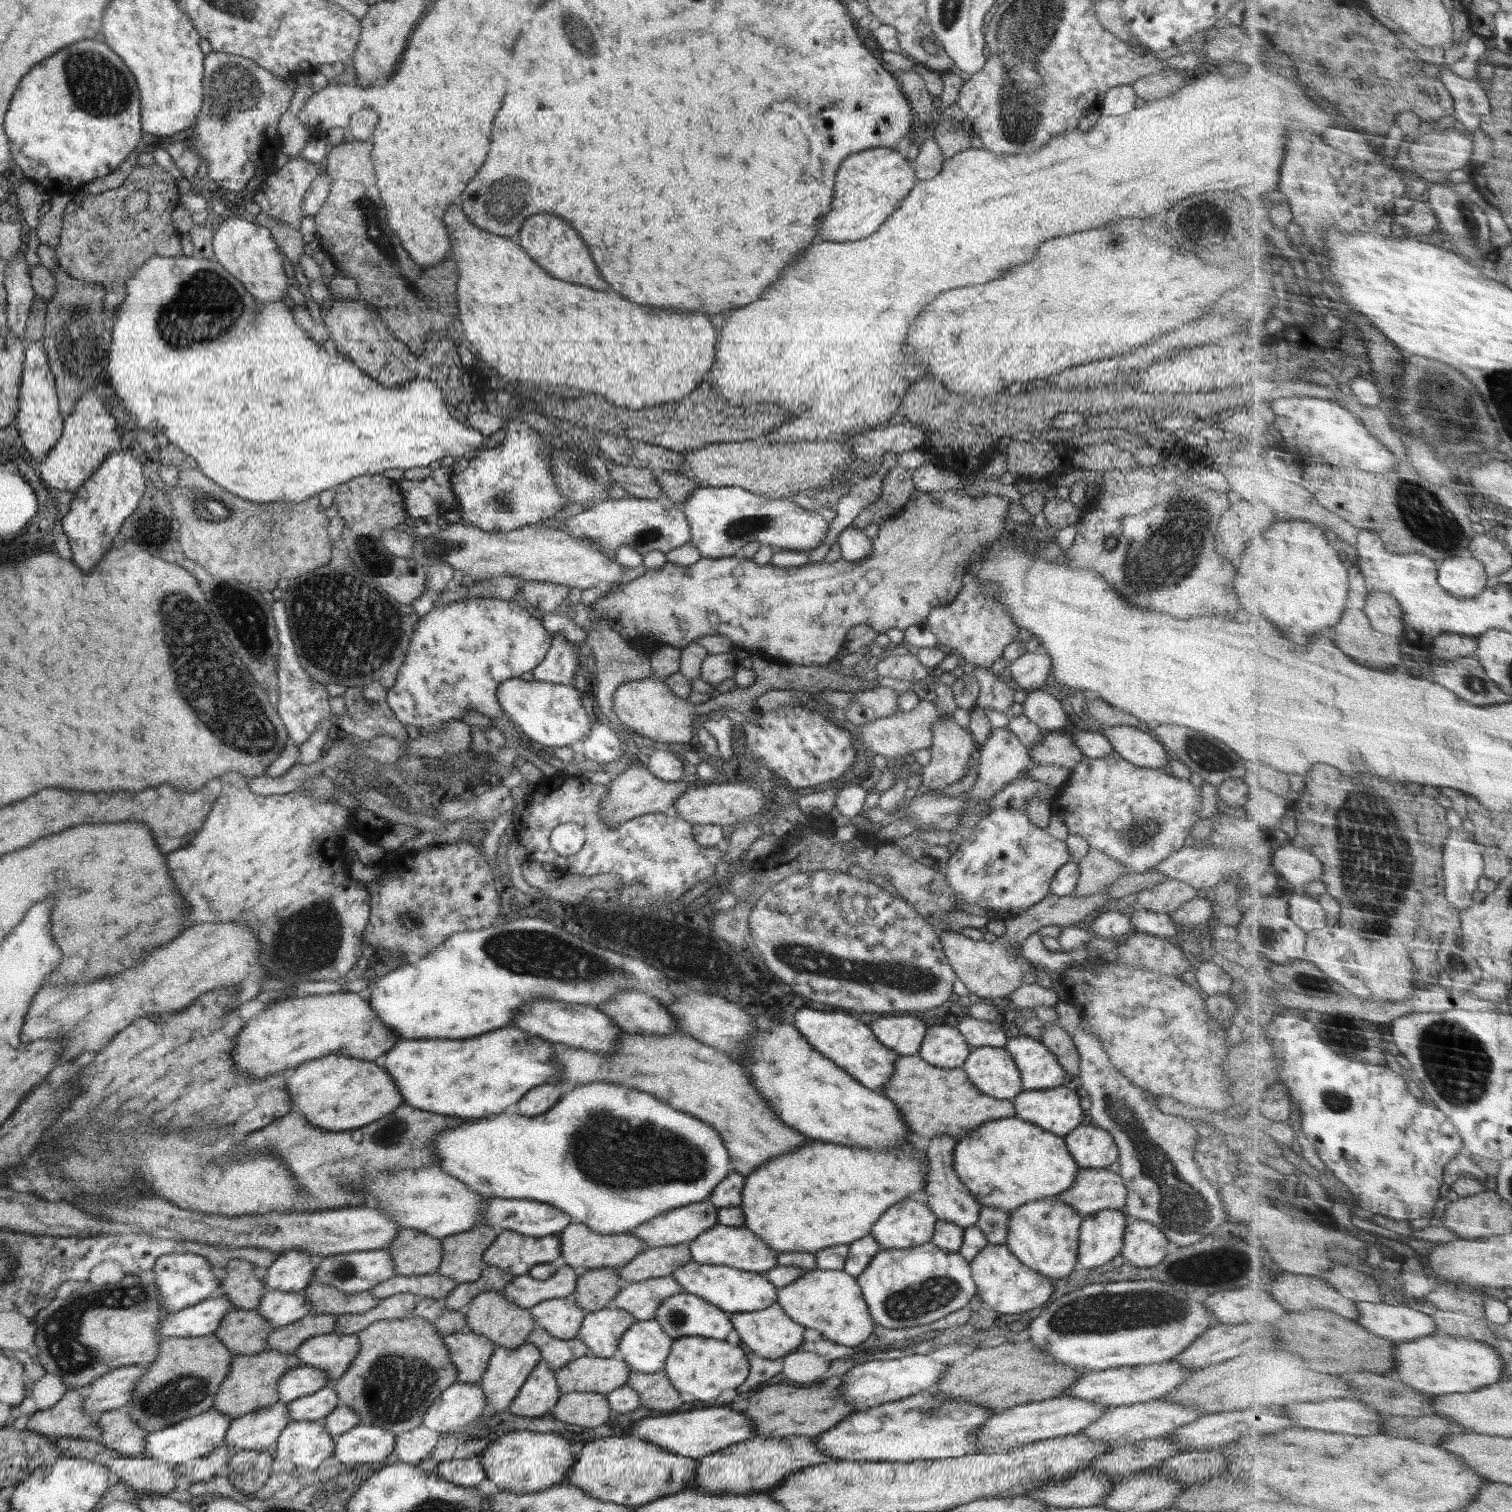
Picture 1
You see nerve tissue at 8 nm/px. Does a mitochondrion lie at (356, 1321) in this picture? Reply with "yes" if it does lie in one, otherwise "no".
no

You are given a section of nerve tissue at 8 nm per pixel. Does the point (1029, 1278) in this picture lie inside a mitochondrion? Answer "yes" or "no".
no

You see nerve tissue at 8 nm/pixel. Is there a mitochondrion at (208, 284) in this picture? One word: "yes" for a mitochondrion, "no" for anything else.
yes

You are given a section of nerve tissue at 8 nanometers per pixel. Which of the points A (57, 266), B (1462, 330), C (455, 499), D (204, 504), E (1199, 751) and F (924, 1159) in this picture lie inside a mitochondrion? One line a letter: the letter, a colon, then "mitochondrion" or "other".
A: other
B: other
C: other
D: mitochondrion
E: mitochondrion
F: other

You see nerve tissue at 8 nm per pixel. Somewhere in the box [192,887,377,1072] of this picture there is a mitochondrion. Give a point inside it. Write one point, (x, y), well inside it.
(310, 939)

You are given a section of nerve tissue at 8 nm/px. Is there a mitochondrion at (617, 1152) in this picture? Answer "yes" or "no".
yes

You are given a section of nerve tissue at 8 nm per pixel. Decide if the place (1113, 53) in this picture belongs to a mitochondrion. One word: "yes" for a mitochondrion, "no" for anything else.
no

